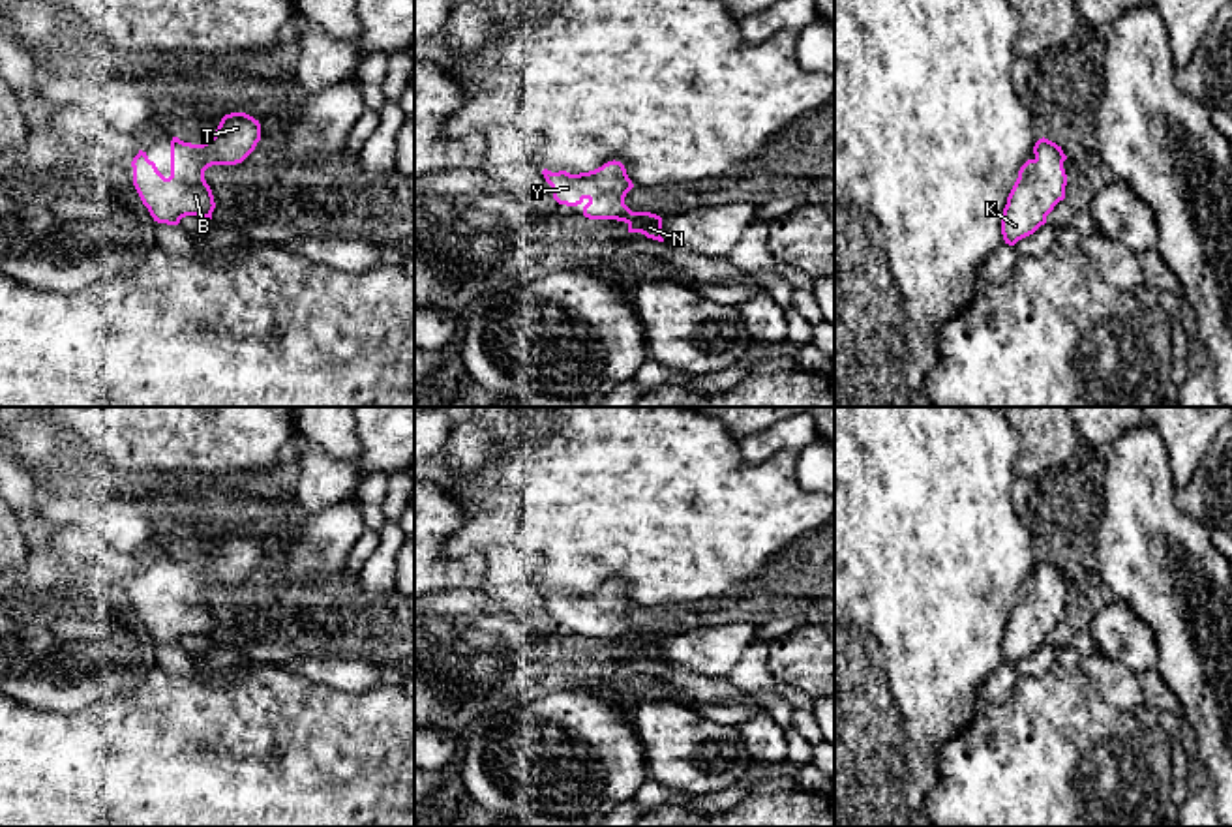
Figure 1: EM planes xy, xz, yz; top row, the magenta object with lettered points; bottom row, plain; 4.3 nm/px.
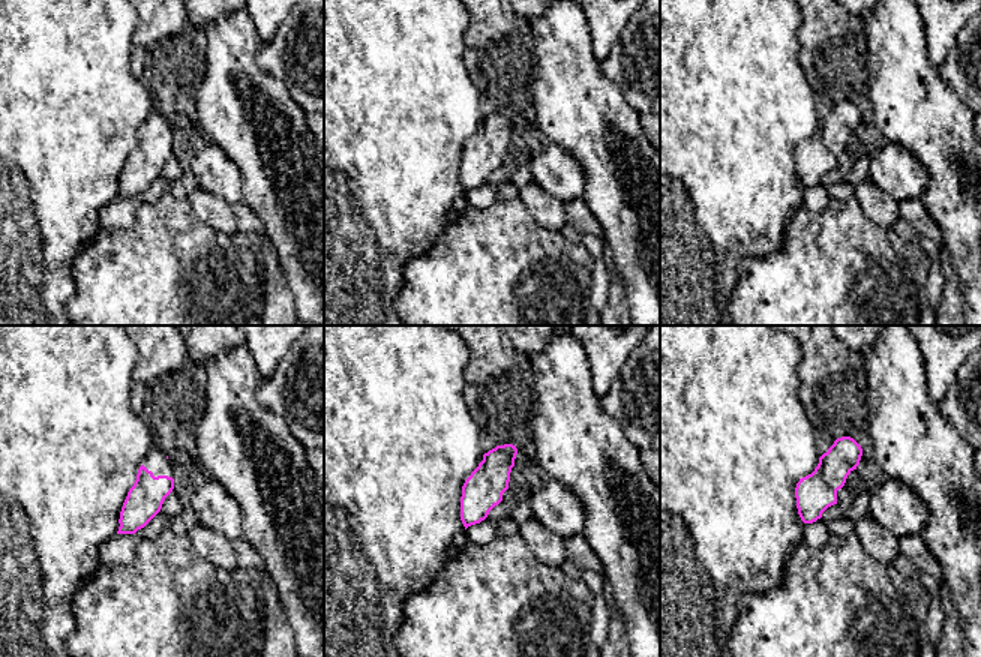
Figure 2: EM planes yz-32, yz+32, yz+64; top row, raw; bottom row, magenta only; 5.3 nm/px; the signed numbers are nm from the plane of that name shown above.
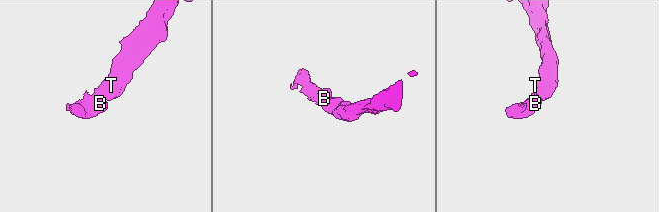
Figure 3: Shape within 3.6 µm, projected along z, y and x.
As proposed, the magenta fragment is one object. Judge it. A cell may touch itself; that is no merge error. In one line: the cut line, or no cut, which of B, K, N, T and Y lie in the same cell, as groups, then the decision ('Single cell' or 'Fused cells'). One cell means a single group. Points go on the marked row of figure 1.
No split. Groups: B K N T Y. Single cell

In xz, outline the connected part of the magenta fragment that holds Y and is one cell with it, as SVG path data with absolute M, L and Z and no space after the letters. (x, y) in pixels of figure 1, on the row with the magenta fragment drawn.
M608 161L602 167L570 174L566 171L542 171L559 204L578 206L585 199L583 216L589 219L617 219L628 225L628 233L641 233L647 238L664 242L662 218L651 212L632 212L624 204L626 193L634 188L621 161Z

